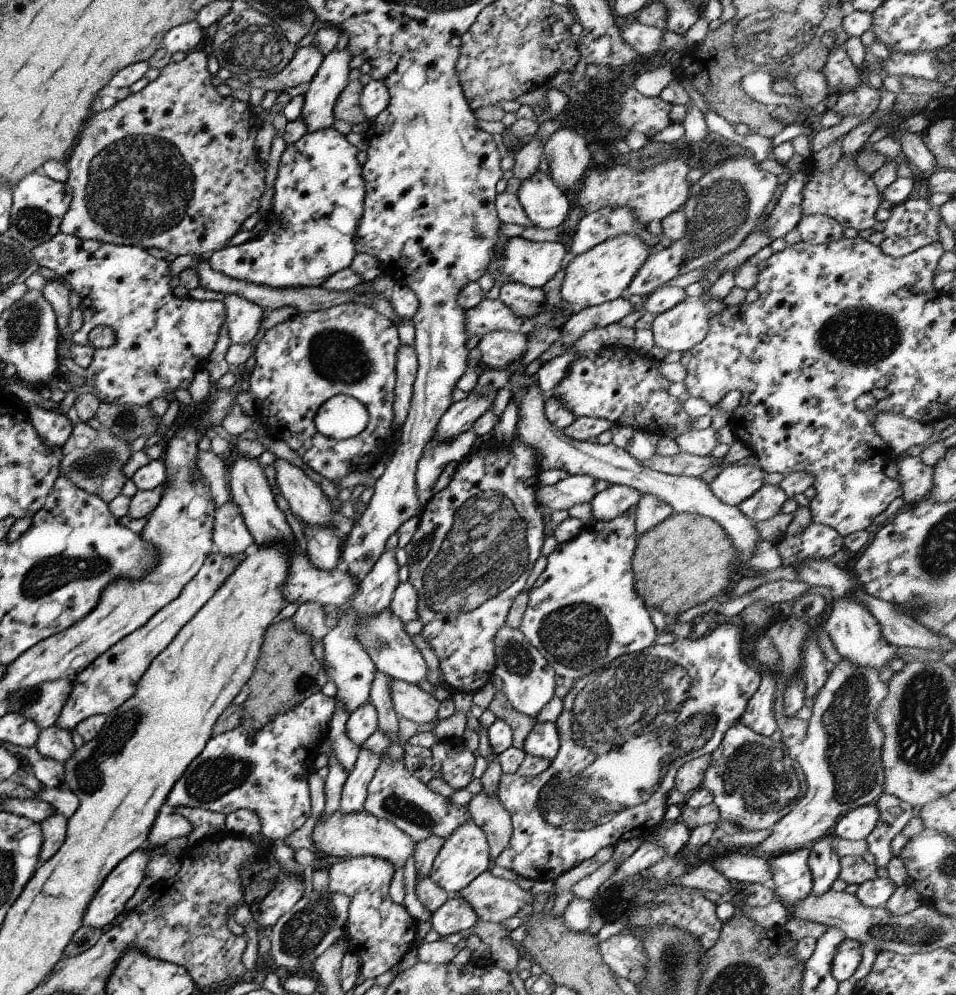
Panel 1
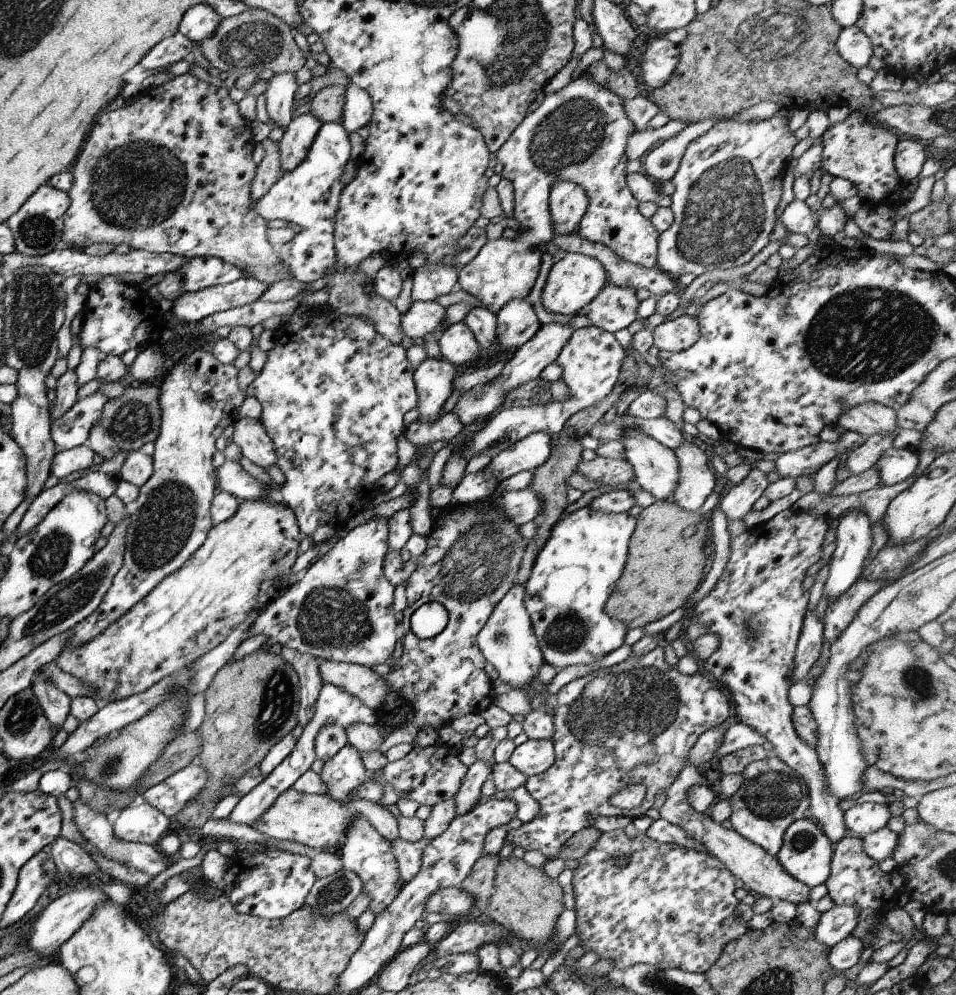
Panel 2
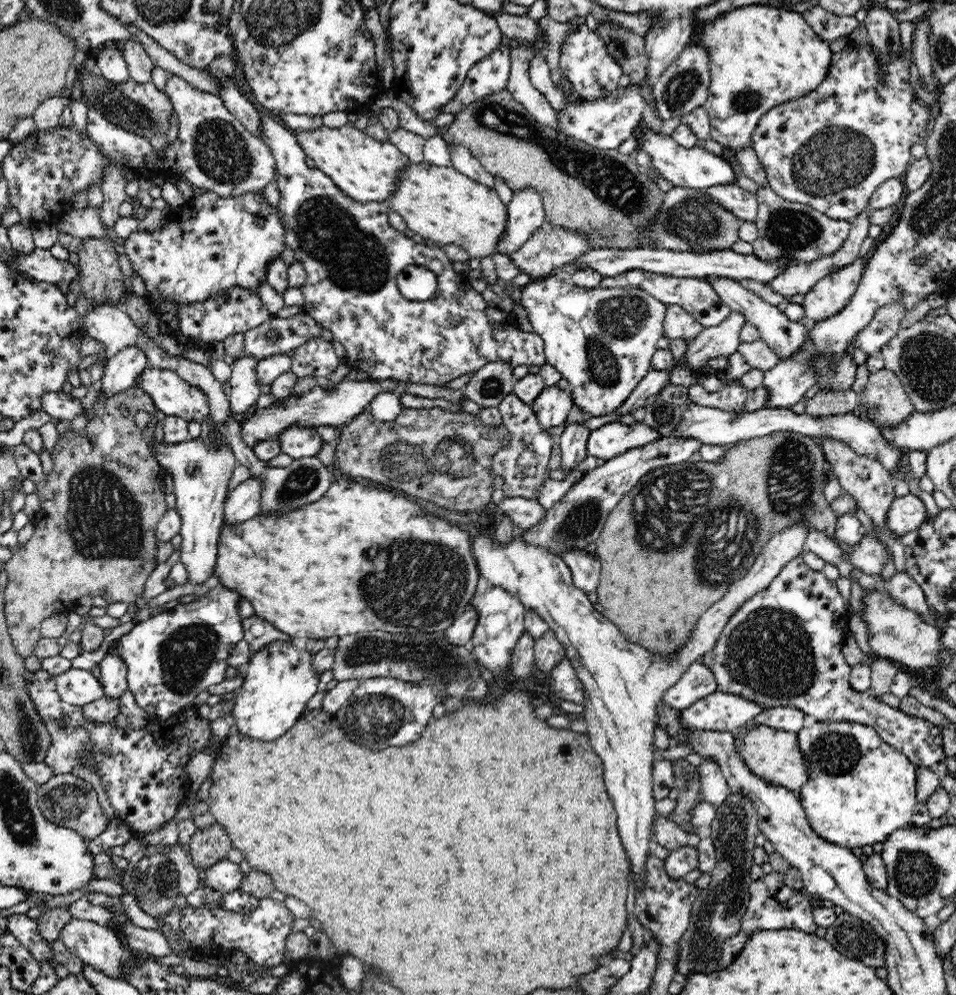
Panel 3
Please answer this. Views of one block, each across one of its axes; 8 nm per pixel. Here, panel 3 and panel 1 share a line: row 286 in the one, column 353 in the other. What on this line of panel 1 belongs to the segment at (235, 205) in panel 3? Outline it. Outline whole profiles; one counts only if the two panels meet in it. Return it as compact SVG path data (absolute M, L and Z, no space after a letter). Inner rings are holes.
M332 127L319 128L315 132L305 133L293 144L285 144L277 167L271 200L283 202L283 226L281 230L268 232L263 238L249 240L249 244L240 244L241 248L226 247L215 250L207 262L211 270L221 272L227 278L269 286L269 288L313 288L320 287L331 274L347 269L355 256L353 232L357 230L359 218L363 216L363 198L365 189L361 176L362 165L357 163L357 149L349 144L343 134Z

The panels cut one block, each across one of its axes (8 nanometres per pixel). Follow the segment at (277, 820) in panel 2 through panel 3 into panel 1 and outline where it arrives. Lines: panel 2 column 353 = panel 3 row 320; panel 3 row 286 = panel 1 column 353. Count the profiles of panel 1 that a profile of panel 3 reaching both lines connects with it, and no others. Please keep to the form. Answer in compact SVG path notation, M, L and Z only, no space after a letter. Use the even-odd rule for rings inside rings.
M339 811L329 814L327 818L321 814L313 824L311 832L311 846L317 848L317 853L331 858L357 858L359 856L373 856L389 862L395 868L402 868L409 857L413 858L415 842L397 826L381 818L375 818L364 811L355 814L341 814Z

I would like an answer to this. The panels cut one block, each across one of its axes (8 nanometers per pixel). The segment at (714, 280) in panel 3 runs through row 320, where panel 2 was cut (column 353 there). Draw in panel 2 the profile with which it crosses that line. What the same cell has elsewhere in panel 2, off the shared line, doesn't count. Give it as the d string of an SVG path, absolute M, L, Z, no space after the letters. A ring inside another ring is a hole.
M349 743L323 763L318 777L324 785L324 794L321 795L344 805L351 802L349 794L367 780L360 756Z

